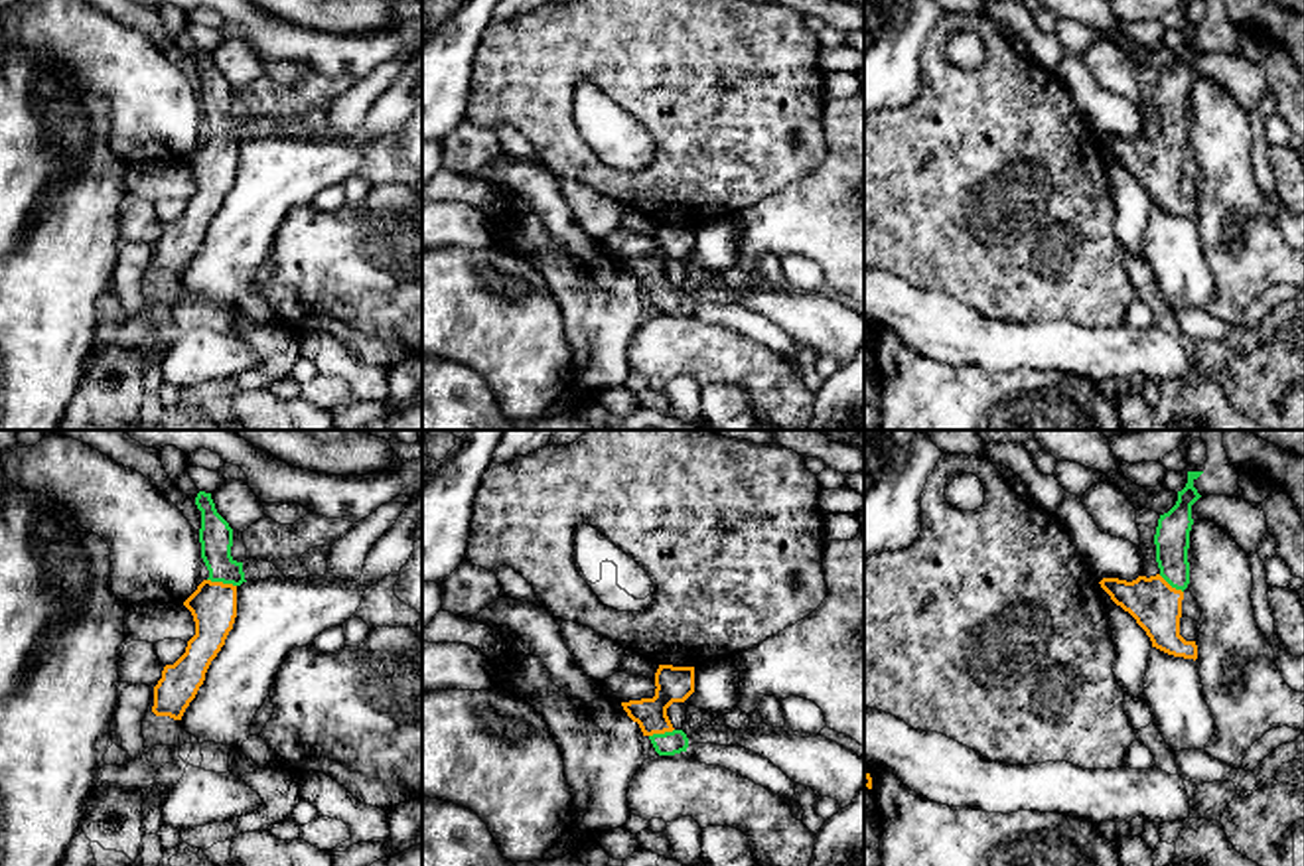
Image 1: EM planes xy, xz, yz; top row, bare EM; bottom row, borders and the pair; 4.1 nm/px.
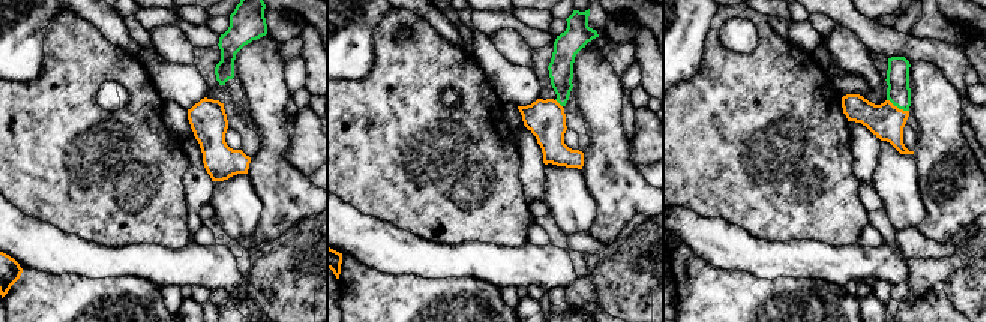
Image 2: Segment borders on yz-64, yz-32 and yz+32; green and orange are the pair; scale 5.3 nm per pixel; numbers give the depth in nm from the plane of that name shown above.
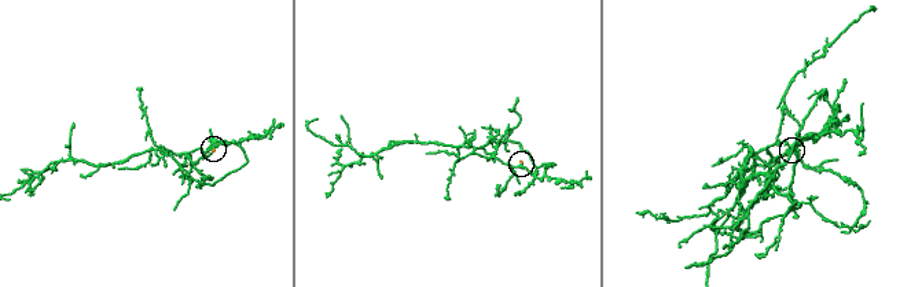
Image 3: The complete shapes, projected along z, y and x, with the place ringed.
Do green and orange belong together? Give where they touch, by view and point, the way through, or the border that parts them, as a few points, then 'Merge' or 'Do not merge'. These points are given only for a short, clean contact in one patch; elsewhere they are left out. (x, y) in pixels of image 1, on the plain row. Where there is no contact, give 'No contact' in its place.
Touches green at xy (221, 139). Path across: xy (216, 93), (221, 139), (214, 162). Merge

